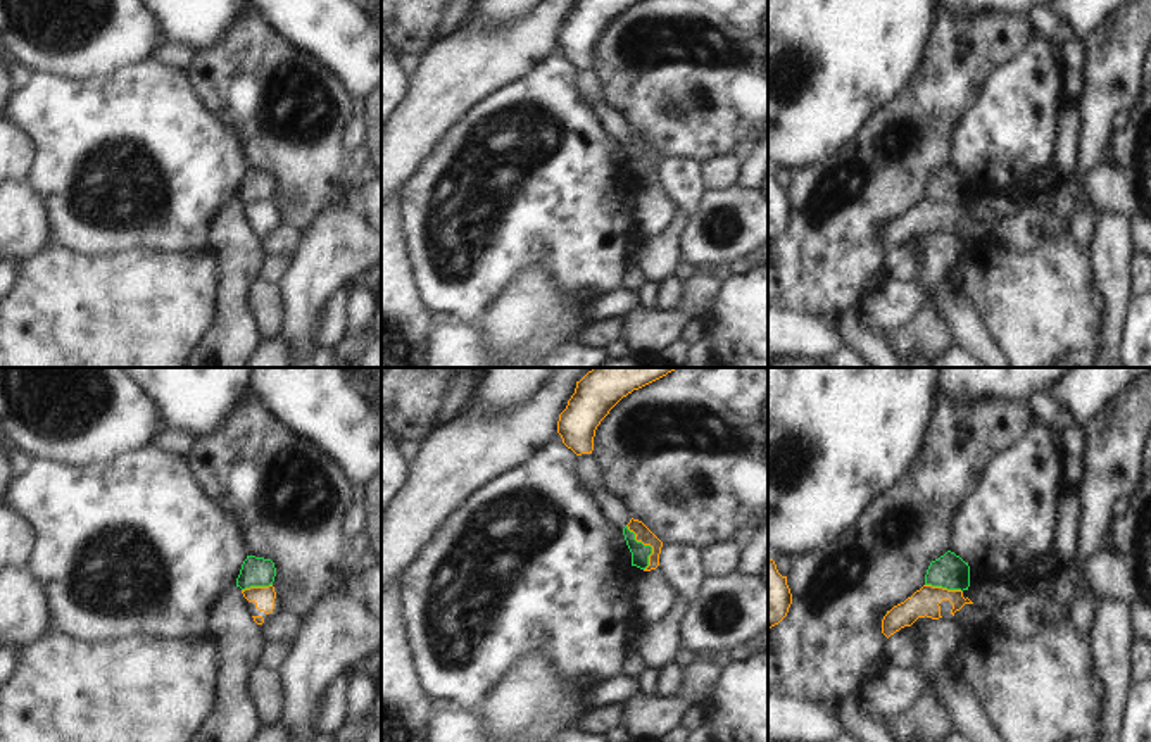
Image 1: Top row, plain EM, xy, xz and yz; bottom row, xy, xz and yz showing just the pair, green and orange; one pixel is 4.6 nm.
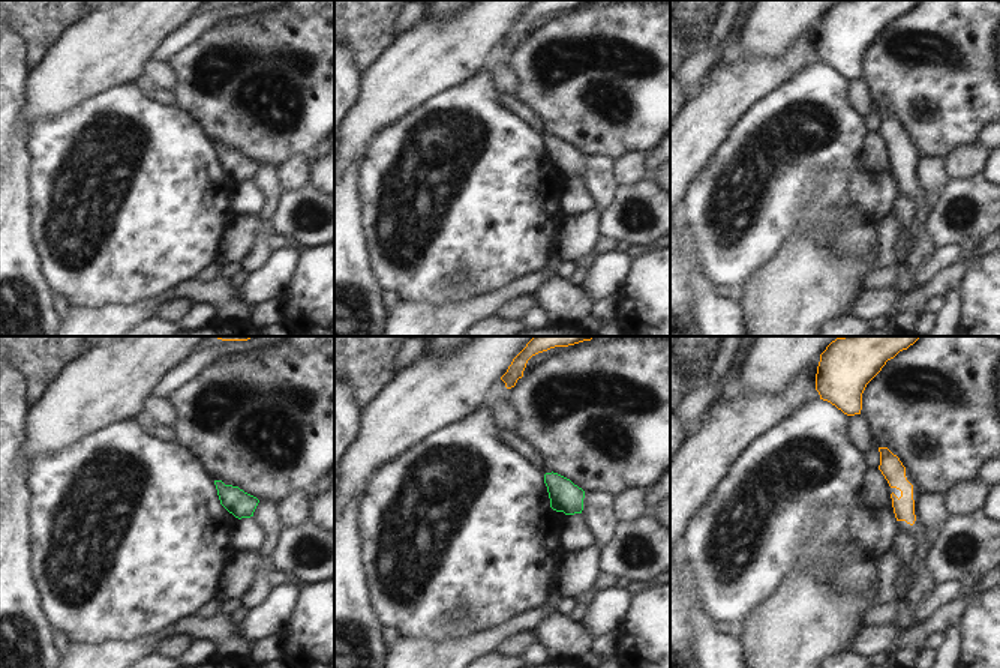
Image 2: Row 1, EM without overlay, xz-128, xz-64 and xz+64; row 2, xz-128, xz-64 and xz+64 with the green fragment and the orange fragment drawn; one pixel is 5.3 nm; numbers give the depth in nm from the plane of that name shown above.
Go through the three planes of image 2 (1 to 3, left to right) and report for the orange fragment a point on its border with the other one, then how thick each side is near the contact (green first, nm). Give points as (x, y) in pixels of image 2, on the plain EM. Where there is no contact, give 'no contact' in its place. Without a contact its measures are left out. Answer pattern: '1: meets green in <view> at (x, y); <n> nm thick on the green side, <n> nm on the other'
1: no contact
2: no contact
3: no contact

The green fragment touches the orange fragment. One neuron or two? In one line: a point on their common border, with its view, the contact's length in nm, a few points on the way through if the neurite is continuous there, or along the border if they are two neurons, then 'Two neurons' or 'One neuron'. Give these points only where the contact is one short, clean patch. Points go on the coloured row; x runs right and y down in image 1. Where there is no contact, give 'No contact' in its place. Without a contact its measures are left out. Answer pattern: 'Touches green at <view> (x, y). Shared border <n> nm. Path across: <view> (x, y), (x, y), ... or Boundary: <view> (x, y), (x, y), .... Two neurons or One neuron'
Touches green at xz (647, 546). Shared border 240 nm. Boundary: xz (627, 525), (637, 540), (651, 547), (649, 565), (644, 570). Two neurons.

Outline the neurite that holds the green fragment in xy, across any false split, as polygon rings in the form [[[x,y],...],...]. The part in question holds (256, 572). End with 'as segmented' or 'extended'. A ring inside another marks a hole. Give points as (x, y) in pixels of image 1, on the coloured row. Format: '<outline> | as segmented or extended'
[[[247,556],[236,578],[236,587],[242,590],[250,587],[269,587],[276,576],[276,568],[271,559]]] | as segmented

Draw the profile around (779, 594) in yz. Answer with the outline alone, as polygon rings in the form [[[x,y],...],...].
[[[768,557],[768,626],[778,625],[789,613],[792,594],[787,576],[782,576],[773,559]]]

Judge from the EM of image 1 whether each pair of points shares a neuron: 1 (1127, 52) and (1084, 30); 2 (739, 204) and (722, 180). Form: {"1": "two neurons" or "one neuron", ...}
{"1": "two neurons", "2": "two neurons"}

